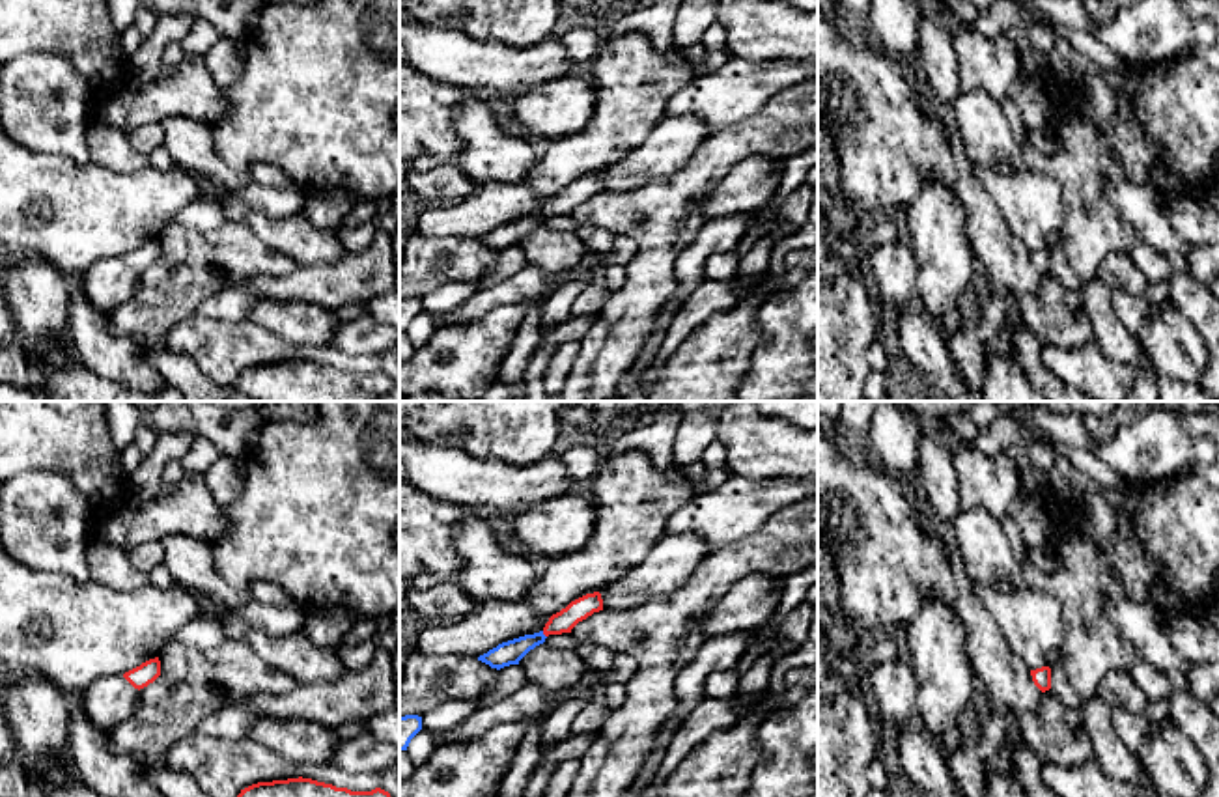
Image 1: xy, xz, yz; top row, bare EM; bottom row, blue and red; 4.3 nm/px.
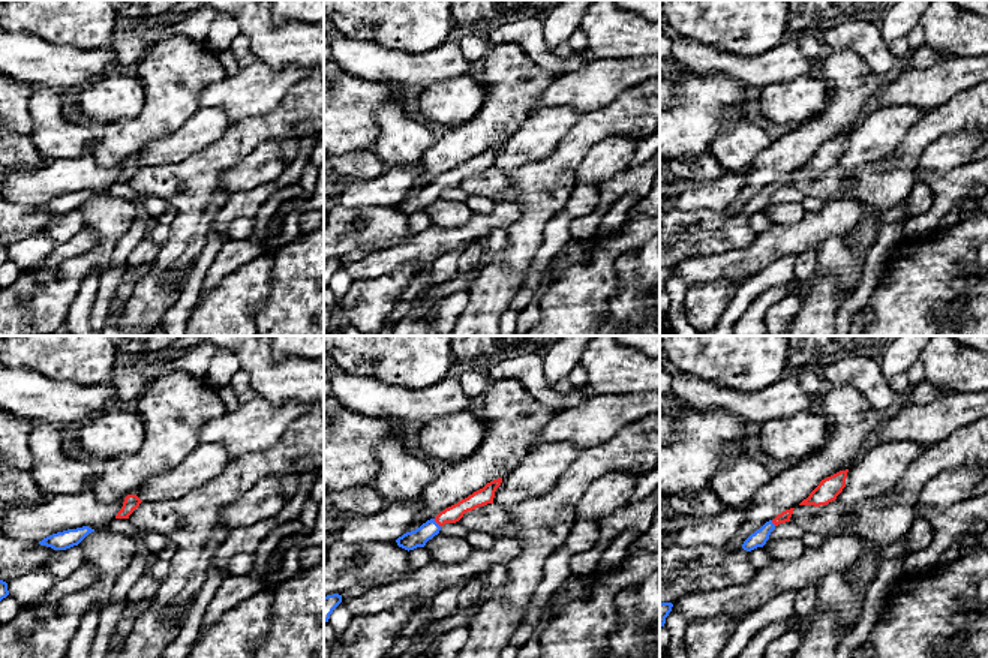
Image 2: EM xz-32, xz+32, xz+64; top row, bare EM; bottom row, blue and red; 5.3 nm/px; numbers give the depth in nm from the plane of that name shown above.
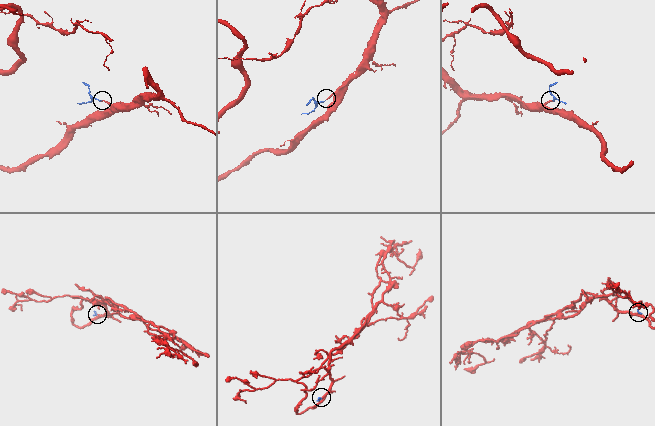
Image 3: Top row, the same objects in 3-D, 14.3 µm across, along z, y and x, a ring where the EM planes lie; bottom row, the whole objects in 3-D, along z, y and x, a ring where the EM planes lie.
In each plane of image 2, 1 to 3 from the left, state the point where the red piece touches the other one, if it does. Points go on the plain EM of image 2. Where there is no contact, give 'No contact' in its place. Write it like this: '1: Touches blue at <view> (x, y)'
1: No contact
2: Touches blue at xz+32 (437, 188)
3: Touches blue at xz+64 (772, 188)

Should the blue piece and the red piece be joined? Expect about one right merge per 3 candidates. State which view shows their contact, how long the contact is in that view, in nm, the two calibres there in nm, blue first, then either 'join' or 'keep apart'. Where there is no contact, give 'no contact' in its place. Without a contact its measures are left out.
meets blue in xz; contact 40 nm long; 100 nm thick on the blue side, 100 nm on the other; join

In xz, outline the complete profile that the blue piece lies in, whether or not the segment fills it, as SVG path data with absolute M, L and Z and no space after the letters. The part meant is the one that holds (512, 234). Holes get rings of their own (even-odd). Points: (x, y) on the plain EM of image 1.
M599 174L586 175L571 183L566 190L553 196L545 209L539 215L525 217L508 224L498 226L487 235L480 237L478 243L489 246L491 250L504 250L510 246L519 246L519 243L536 228L543 226L549 217L571 215L571 211L592 198L594 194L603 192L603 181Z

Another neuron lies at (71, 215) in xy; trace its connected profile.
M0 131L0 252L17 259L39 258L67 278L78 278L105 258L123 258L159 239L175 215L205 192L187 168L147 166L121 174L28 149Z

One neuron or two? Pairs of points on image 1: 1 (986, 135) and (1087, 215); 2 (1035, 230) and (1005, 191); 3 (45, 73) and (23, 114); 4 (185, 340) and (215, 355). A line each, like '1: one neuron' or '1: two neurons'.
1: two neurons
2: one neuron
3: one neuron
4: one neuron

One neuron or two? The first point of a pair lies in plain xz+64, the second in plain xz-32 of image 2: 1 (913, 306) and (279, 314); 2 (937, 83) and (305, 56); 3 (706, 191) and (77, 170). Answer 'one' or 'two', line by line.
1: two
2: two
3: one

